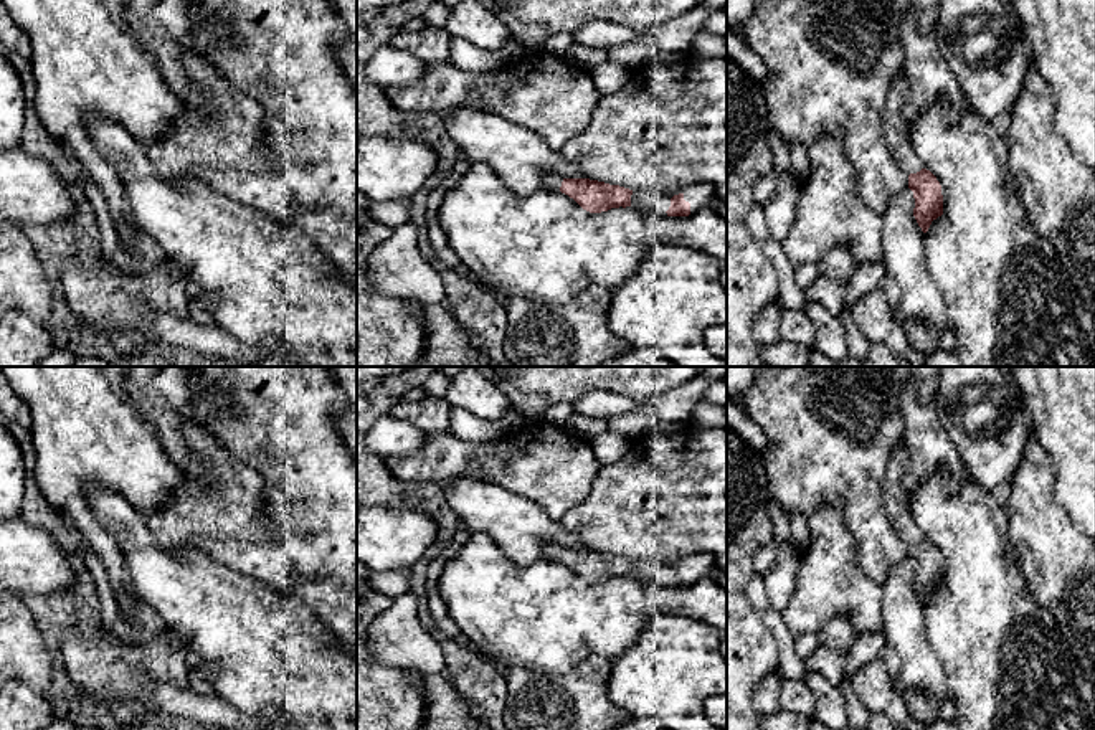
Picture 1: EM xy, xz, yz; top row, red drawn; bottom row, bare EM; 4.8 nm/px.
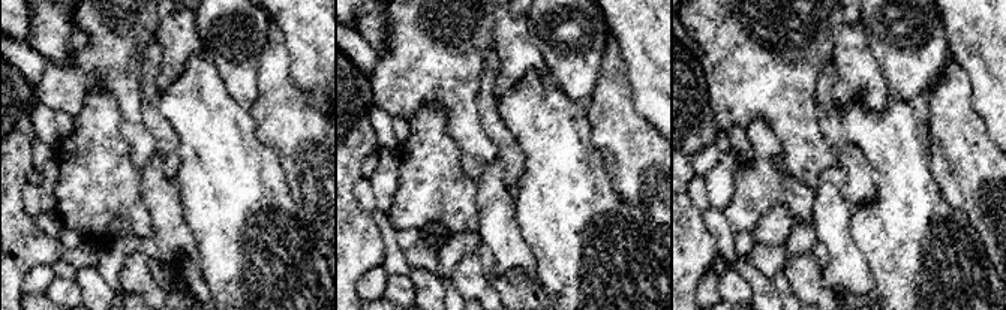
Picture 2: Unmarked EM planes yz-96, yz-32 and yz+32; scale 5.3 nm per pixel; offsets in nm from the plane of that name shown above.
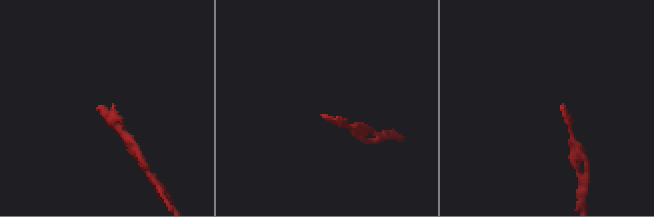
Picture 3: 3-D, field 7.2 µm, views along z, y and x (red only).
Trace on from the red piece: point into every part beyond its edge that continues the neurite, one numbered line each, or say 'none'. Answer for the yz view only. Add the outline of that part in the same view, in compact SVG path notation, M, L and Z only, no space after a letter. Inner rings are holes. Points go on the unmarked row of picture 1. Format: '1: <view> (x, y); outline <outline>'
1: yz (897, 506); outline M898 441L892 451L884 481L885 509L895 533L907 543L917 543L923 537L908 504L908 492L902 484L908 464L908 453L903 441Z

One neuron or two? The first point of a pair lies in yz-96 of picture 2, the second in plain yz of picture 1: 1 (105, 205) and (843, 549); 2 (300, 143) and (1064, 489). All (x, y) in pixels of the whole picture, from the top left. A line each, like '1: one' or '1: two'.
1: one
2: two

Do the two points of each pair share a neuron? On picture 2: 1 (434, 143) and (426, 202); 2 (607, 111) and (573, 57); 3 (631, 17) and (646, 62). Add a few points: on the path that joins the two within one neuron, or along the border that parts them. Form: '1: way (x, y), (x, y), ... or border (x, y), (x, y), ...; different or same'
1: way (429, 157), (429, 187); same
2: border (603, 56), (595, 90), (591, 96); different
3: way (642, 27), (646, 32), (646, 51); same

